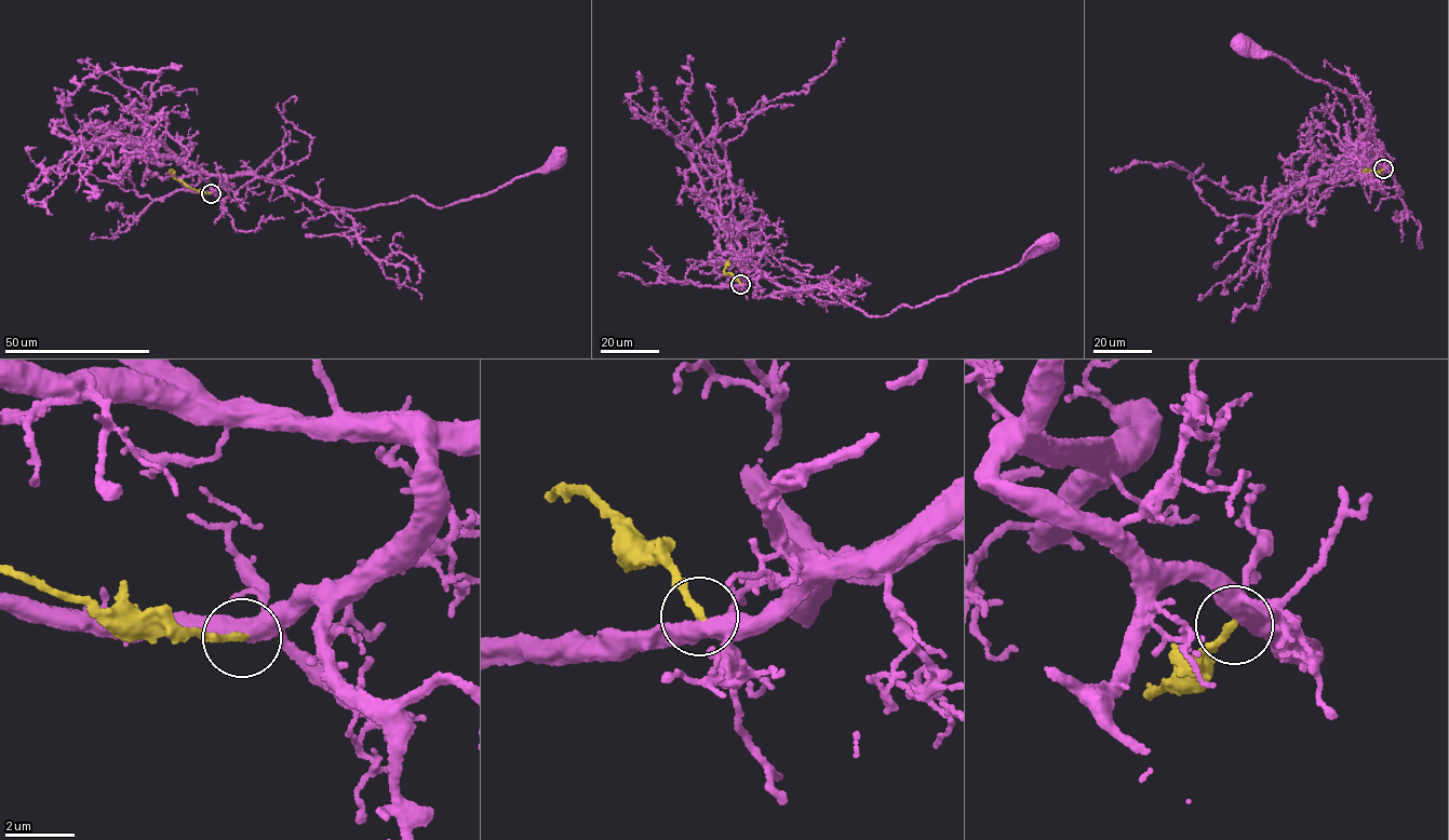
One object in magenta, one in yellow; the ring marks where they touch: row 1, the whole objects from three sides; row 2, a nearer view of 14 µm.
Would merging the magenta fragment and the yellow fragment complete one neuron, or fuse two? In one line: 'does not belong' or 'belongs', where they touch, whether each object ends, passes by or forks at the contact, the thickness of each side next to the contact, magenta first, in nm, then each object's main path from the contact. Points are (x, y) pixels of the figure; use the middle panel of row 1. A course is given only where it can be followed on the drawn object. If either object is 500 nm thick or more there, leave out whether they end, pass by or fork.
does not belong; at (740, 284); magenta forks there; yellow ends there; 400 nm thick on the magenta side, 200 nm on the other; magenta runs (740, 284), (764, 272), (790, 290), (822, 283), (870, 316), (888, 314), (1020, 263), (1048, 243); yellow runs (740, 284), (732, 274), (724, 272), (727, 260)

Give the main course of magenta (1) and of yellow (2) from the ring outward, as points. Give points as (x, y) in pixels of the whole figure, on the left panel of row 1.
1: (211, 193), (225, 187), (227, 177), (256, 175), (327, 206), (357, 210), (417, 195), (442, 207), (560, 159)
2: (211, 193), (195, 190), (176, 179), (170, 171)

